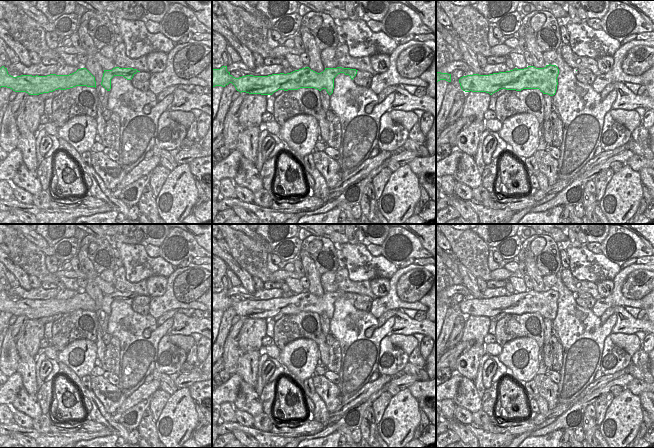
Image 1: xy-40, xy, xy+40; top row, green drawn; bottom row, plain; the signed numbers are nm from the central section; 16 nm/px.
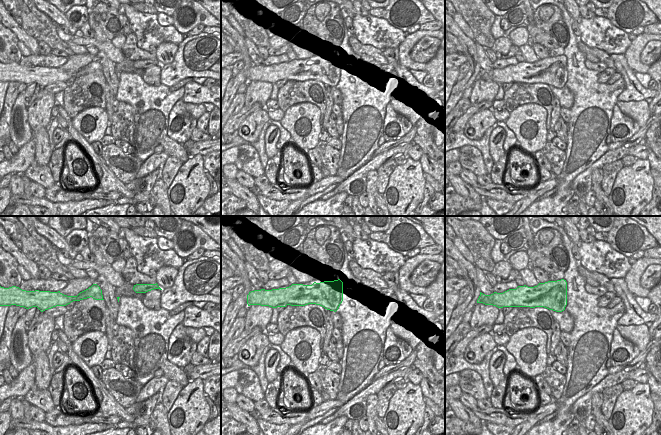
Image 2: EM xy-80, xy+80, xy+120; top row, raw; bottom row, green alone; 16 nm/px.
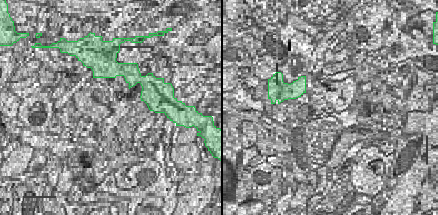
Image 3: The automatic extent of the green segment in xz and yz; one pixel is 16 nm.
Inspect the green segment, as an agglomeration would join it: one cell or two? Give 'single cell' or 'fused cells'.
single cell

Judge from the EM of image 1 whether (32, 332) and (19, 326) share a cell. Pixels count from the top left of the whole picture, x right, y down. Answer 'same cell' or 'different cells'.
different cells

